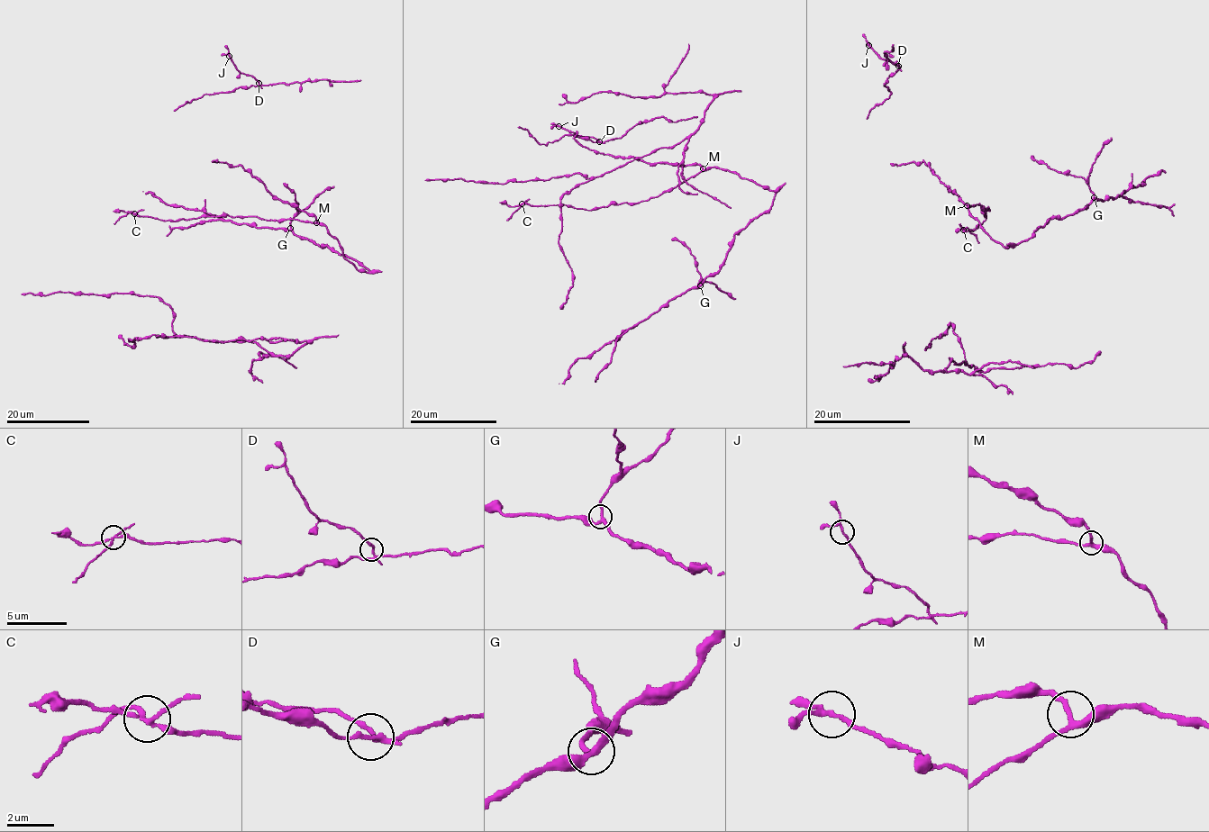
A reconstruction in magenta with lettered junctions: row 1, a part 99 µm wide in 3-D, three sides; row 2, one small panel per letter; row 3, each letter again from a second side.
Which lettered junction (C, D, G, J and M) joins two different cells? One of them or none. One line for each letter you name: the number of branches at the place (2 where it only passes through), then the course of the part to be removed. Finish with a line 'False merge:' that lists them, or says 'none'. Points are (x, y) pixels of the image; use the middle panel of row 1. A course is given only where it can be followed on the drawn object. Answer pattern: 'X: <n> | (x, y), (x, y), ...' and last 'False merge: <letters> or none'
C: 4 | (521, 204), (506, 221)
False merge: C

